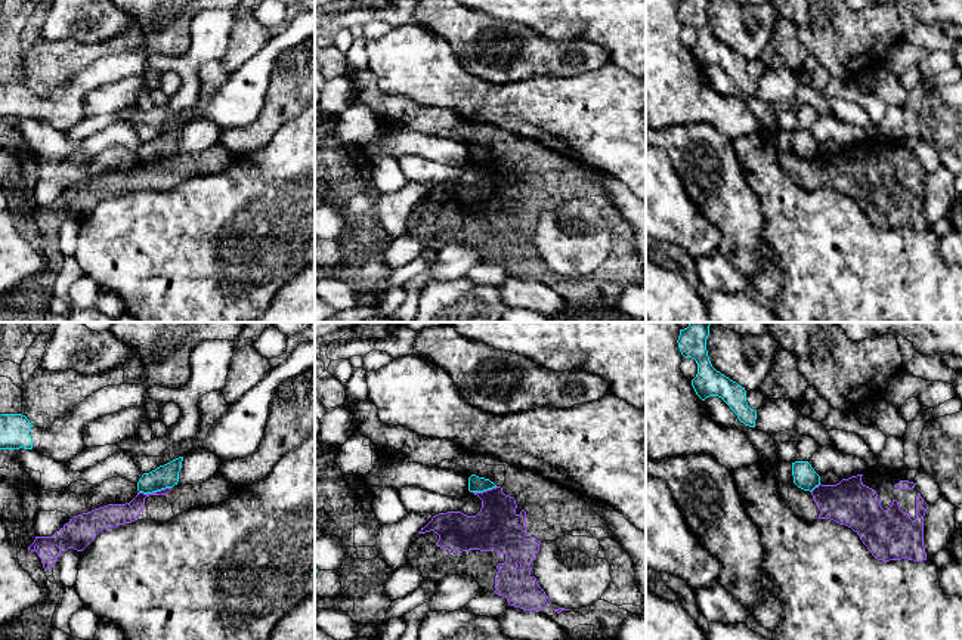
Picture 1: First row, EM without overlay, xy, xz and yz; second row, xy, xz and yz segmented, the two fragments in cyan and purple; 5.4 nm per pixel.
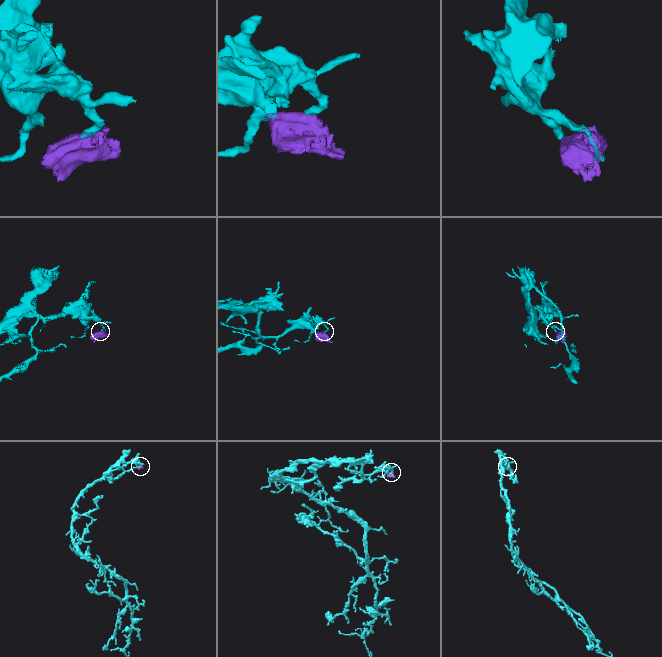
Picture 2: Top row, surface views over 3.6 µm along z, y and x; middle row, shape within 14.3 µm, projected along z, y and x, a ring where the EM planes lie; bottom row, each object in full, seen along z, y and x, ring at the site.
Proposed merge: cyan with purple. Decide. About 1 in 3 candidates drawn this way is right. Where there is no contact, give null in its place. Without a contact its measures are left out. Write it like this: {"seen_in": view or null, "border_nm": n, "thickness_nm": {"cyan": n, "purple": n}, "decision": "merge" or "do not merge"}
{"seen_in": "xy", "border_nm": 180, "thickness_nm": {"cyan": 130, "purple": 120}, "decision": "do not merge"}

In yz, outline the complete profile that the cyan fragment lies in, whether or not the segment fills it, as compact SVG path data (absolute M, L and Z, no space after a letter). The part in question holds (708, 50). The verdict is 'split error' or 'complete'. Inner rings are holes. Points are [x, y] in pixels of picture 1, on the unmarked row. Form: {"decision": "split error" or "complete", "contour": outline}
{"decision": "complete", "contour": "M680 0L678 18L684 27L697 33L697 43L692 49L696 64L705 69L721 67L745 95L755 96L757 80L746 71L746 59L736 50L717 40L708 25L706 7L709 0Z"}

